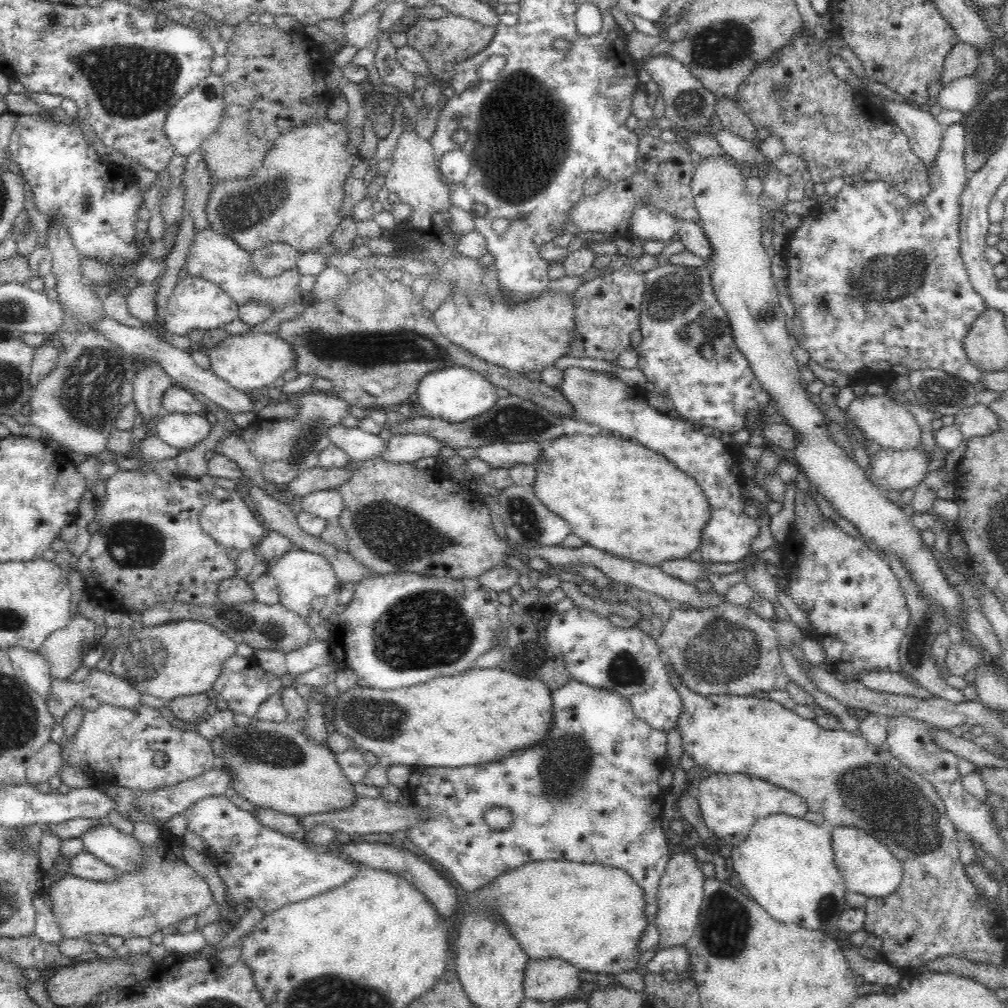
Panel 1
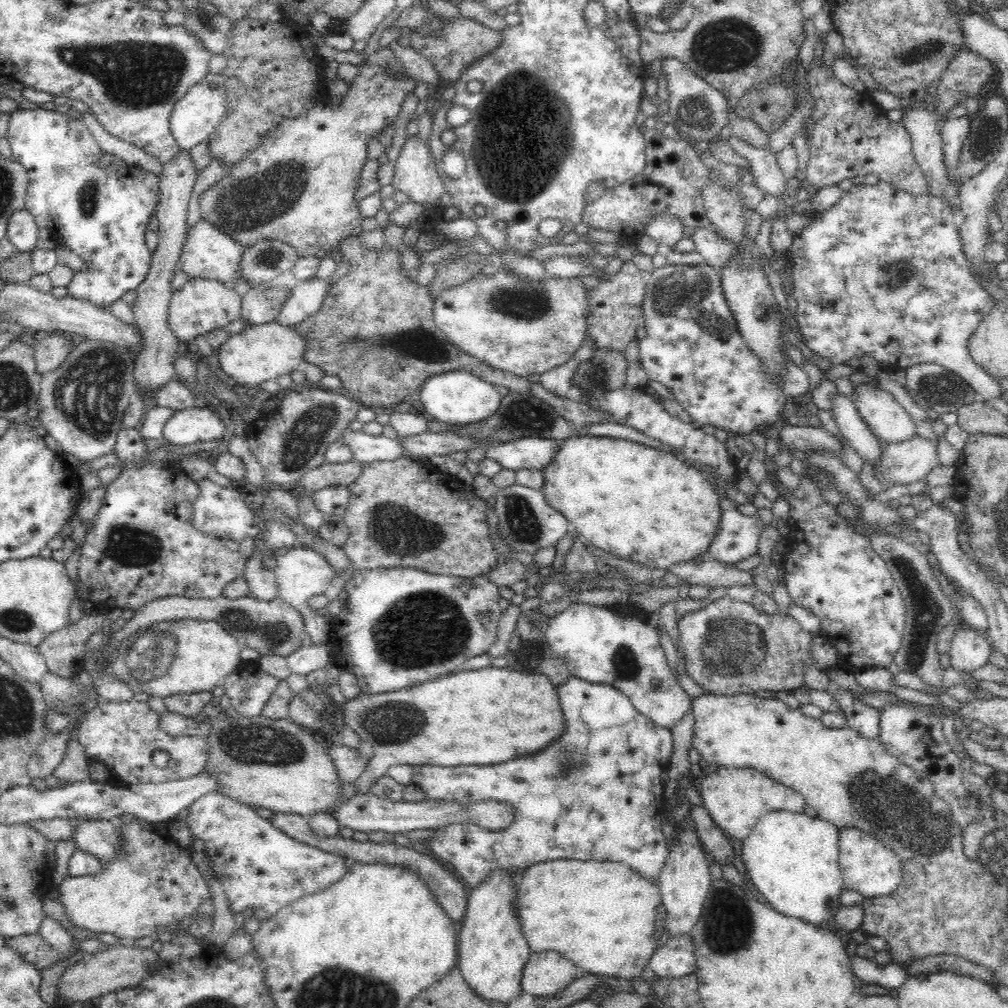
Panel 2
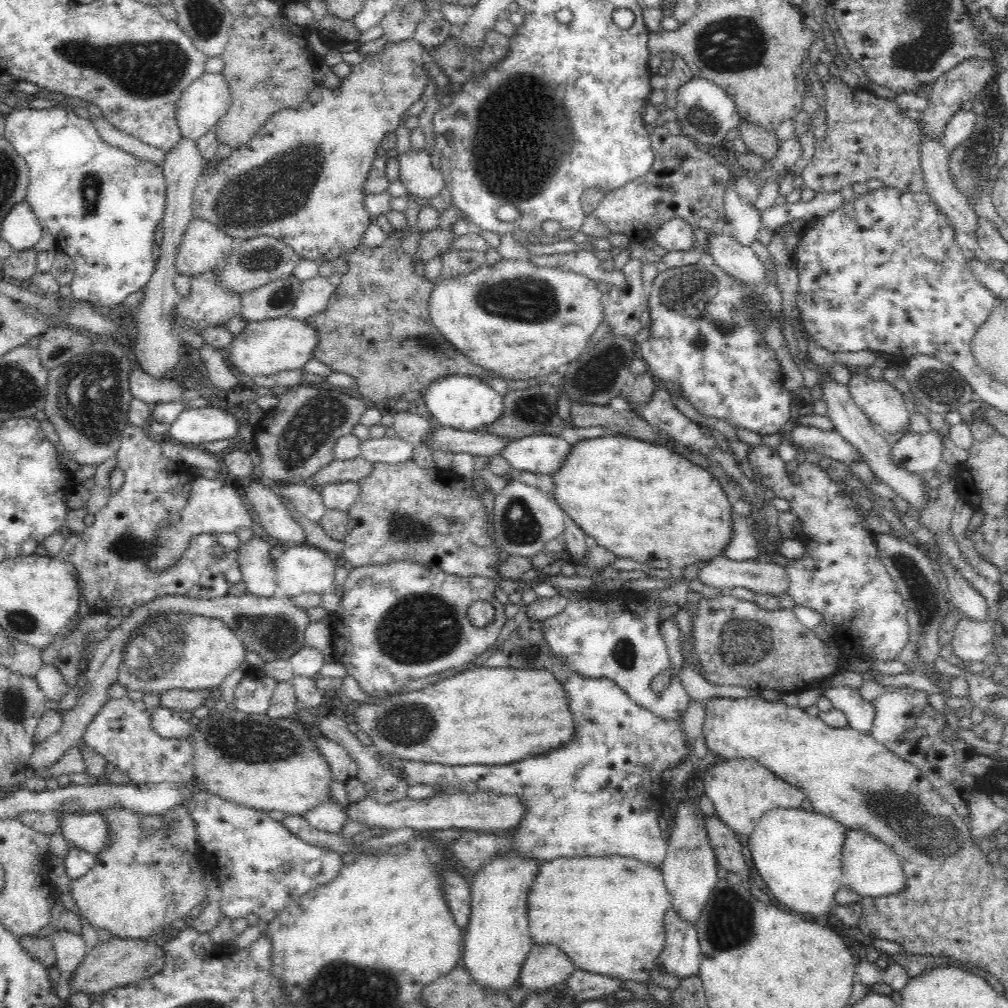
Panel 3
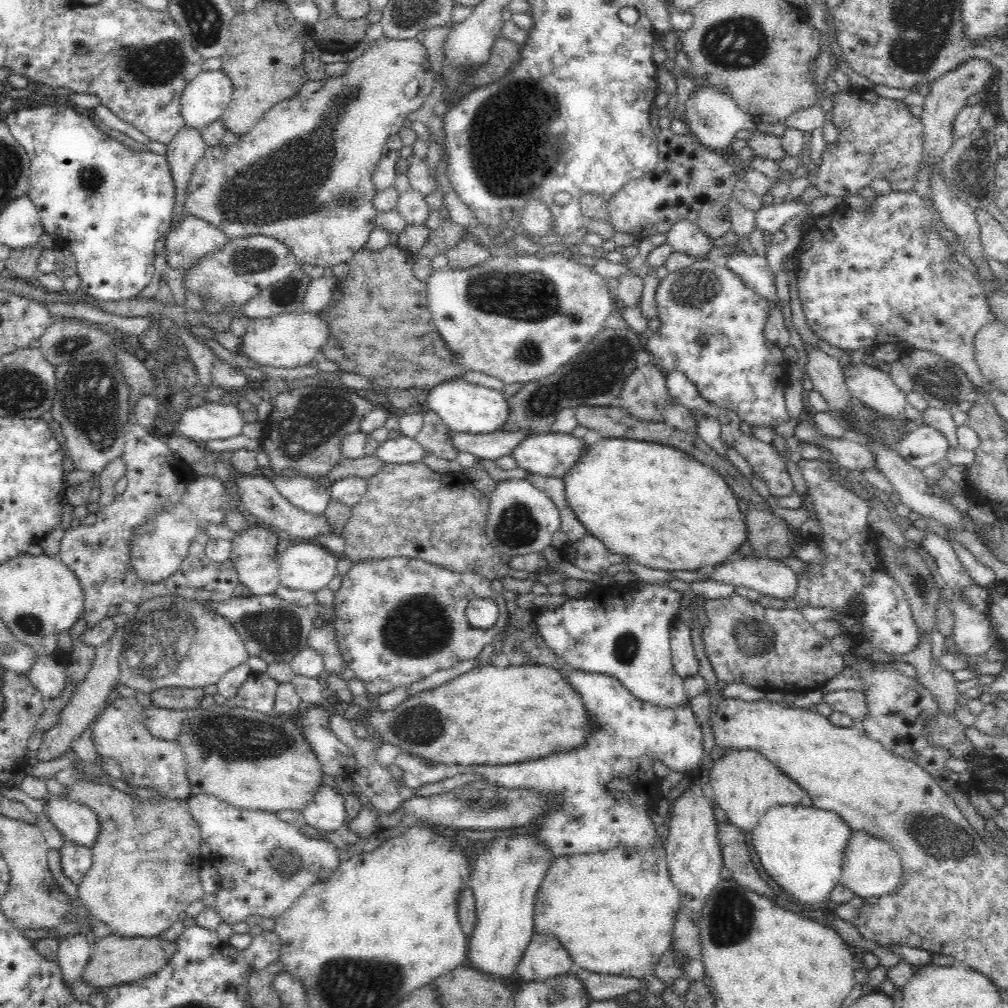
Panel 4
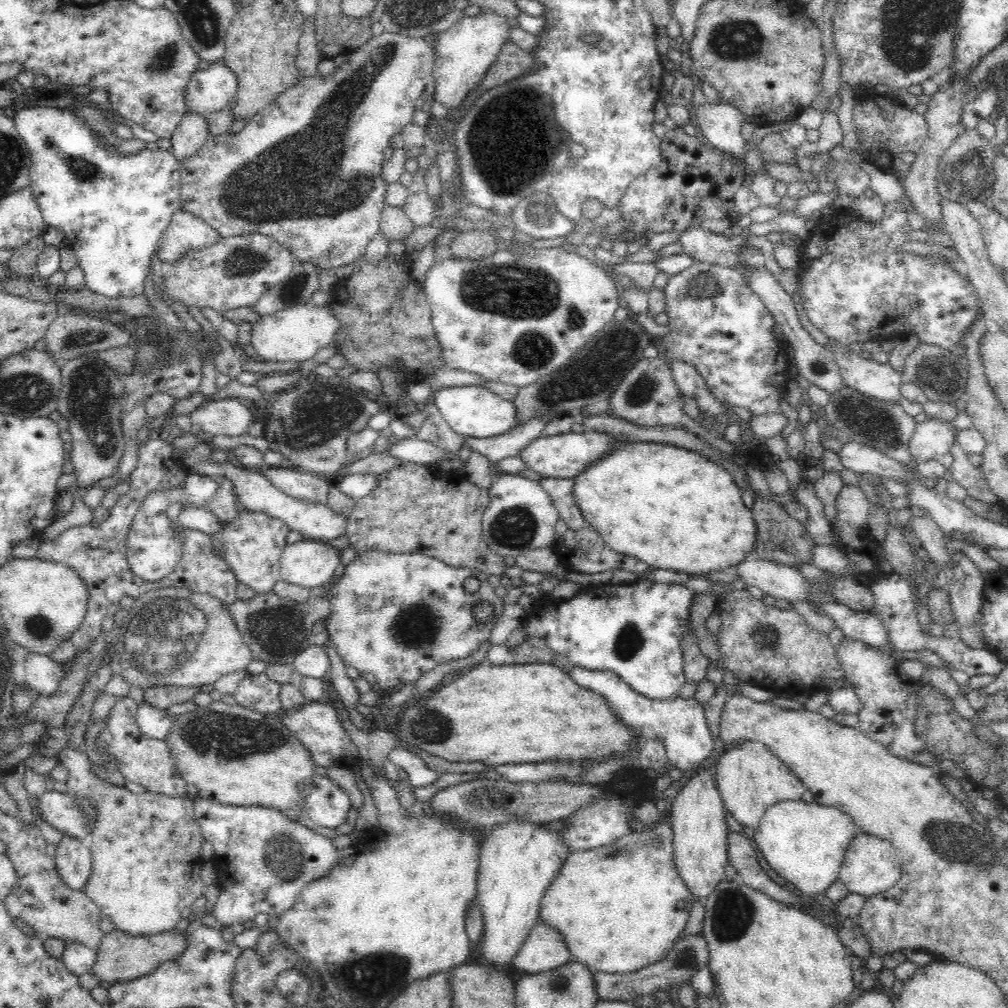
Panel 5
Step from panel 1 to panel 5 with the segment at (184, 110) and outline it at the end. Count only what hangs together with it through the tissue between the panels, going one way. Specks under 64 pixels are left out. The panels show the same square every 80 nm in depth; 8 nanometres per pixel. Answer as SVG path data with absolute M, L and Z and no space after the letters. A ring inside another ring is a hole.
M222 62L215 65L210 65L204 70L198 69L190 79L186 90L184 91L184 104L187 112L191 114L197 114L197 116L210 116L210 114L216 114L220 110L227 108L236 90L238 88L238 81L236 81L236 75L234 71L226 67Z

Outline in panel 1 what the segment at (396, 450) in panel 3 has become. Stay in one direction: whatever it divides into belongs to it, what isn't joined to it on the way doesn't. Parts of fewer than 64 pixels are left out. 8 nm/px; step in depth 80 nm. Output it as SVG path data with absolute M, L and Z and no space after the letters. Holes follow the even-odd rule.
M336 424L328 428L330 444L336 445L348 455L349 460L368 460L378 456L386 441L376 434L364 432L358 427L346 427Z

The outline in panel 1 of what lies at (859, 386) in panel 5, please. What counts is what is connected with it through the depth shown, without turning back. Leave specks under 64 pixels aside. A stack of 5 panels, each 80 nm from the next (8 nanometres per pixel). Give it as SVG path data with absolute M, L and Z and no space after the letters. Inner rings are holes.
M864 396L864 398L855 398L845 410L848 420L860 435L866 439L868 444L876 443L882 449L906 450L919 449L920 445L920 426L916 423L913 413L906 407L888 398L888 396Z

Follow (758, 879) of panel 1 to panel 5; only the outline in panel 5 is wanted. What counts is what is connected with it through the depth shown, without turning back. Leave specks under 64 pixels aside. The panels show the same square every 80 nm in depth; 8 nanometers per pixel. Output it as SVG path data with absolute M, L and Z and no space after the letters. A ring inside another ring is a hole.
M782 801L770 805L755 828L754 842L762 853L768 866L786 882L802 892L806 899L824 900L824 894L829 886L839 880L839 872L844 860L844 853L858 828L850 815L832 806L822 806L813 801L807 804L804 801Z

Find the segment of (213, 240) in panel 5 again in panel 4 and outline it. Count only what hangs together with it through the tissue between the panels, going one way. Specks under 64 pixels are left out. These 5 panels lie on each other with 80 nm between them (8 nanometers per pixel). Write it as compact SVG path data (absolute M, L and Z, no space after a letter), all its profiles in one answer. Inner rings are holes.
M184 215L166 234L164 254L169 266L181 273L222 250L230 239L215 226L194 215Z

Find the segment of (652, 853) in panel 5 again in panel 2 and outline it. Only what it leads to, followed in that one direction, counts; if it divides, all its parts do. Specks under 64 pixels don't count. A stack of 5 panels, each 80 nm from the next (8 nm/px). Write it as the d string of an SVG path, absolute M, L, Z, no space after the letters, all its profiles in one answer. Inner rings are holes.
M558 859L546 862L531 864L522 870L523 874L518 876L516 890L514 890L514 904L512 909L520 921L520 929L522 936L526 937L526 943L532 953L543 953L546 951L554 951L560 953L564 958L572 961L581 973L592 973L595 975L604 974L604 976L616 976L632 981L636 976L641 976L642 970L646 968L650 957L656 950L656 939L654 939L654 926L658 925L654 920L659 921L660 912L656 912L656 908L661 909L660 893L658 885L648 881L648 879L633 872L628 866L622 862L597 861L590 859L587 861L577 861L576 859Z

